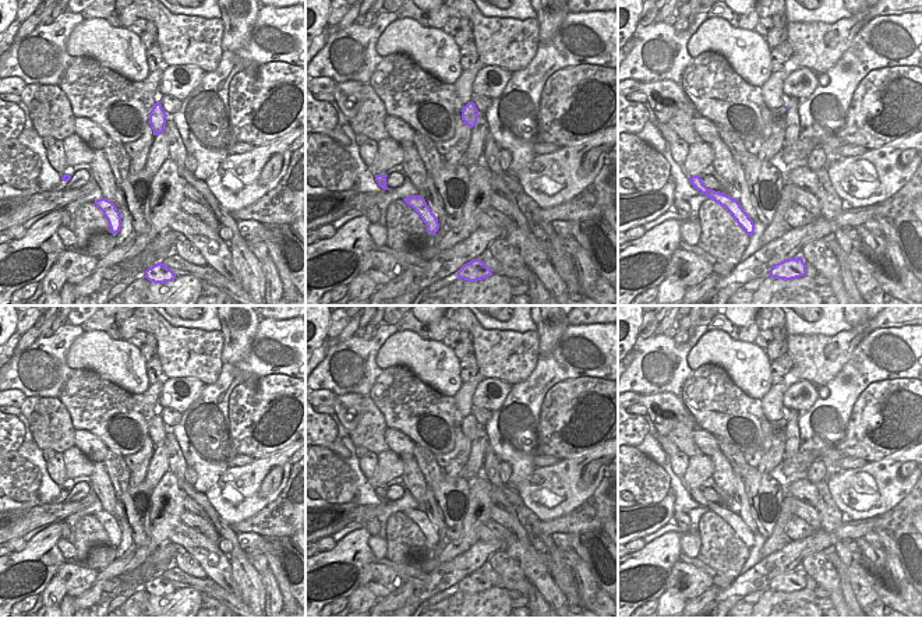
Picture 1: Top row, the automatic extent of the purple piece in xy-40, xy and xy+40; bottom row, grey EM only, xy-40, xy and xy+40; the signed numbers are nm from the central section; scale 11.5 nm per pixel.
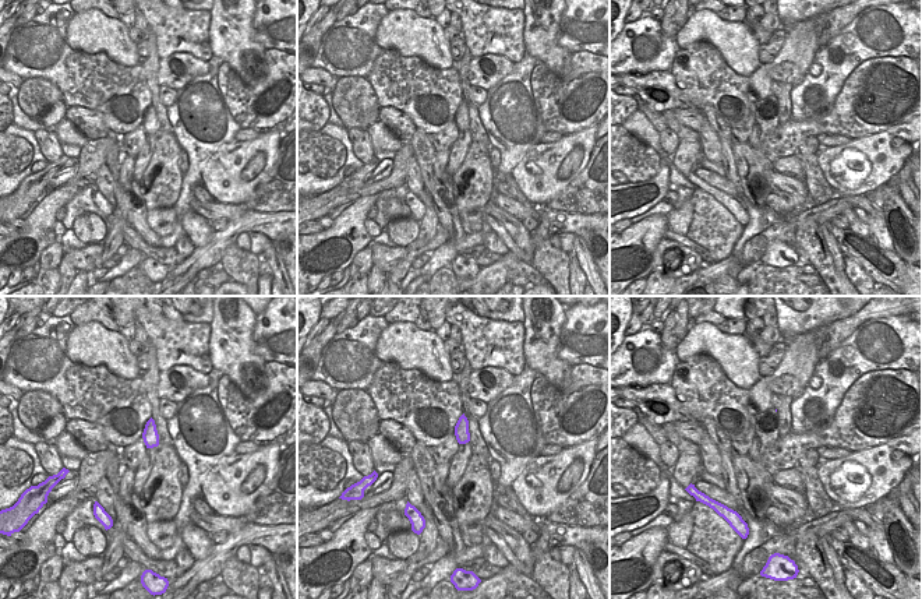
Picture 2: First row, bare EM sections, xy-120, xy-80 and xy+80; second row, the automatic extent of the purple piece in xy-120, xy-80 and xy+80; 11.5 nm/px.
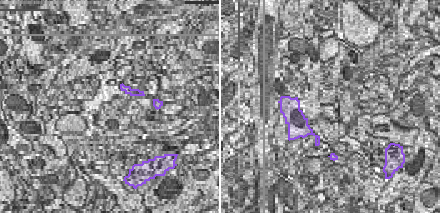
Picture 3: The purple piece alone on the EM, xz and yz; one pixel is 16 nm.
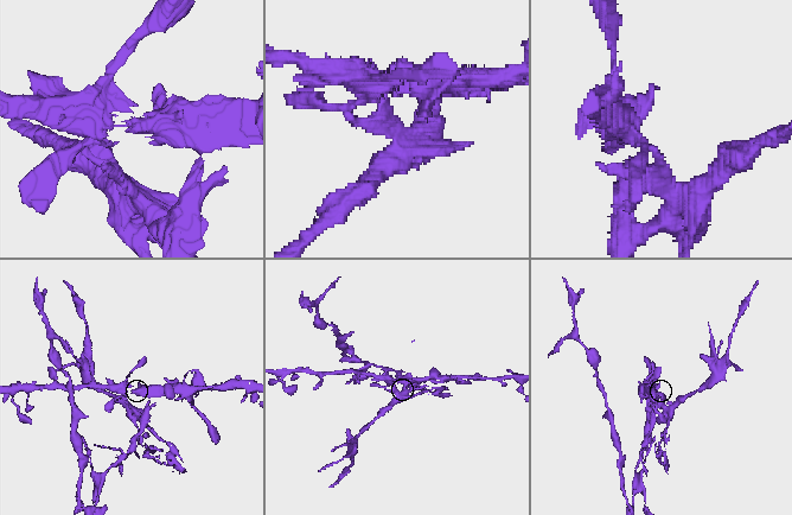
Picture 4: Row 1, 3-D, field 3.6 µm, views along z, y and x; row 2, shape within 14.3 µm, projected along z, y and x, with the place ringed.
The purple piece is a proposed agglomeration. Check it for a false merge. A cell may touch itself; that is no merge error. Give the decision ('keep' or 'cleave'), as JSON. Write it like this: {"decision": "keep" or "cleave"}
{"decision": "cleave"}

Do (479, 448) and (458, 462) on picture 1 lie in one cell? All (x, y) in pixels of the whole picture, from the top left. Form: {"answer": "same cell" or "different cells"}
{"answer": "different cells"}

